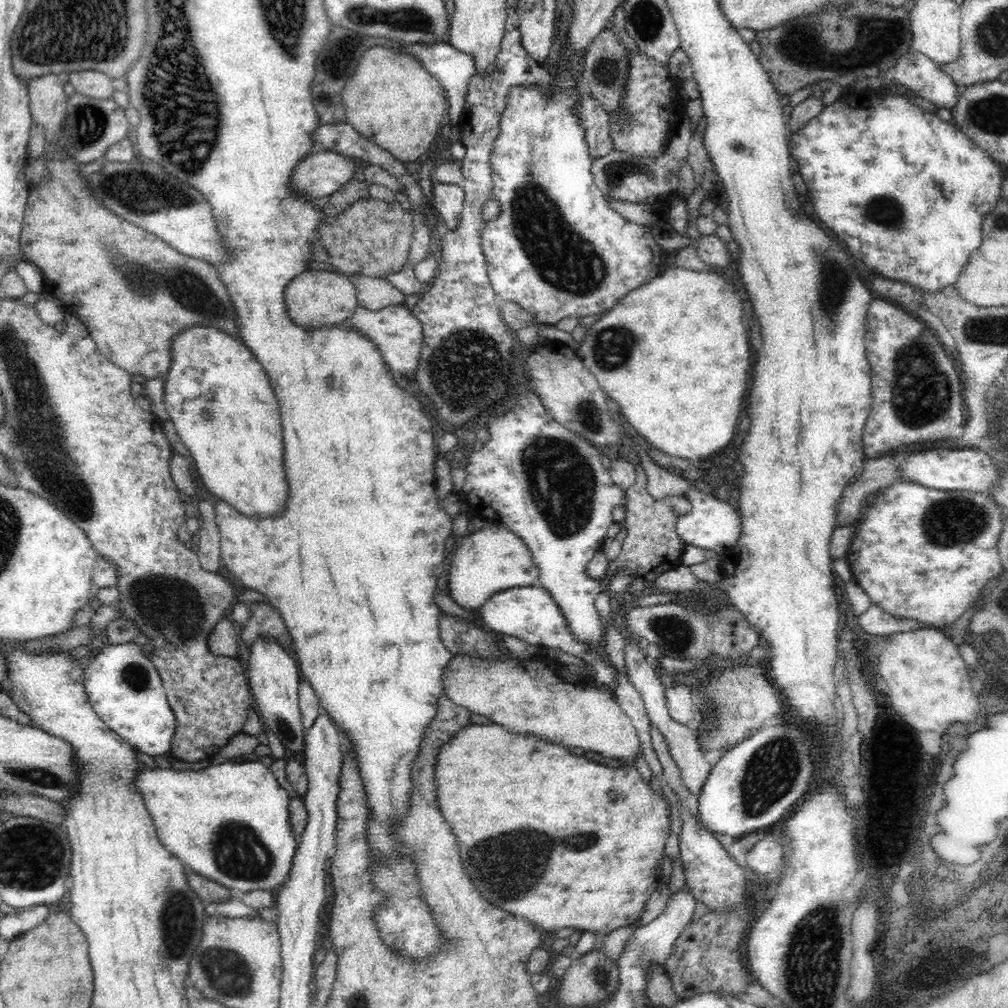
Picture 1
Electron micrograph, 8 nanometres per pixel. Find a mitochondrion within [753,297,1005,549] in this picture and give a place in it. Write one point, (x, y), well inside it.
(921, 391)

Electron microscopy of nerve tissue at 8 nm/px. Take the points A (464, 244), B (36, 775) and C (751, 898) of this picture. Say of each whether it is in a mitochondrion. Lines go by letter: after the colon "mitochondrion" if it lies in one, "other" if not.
A: other
B: mitochondrion
C: other

